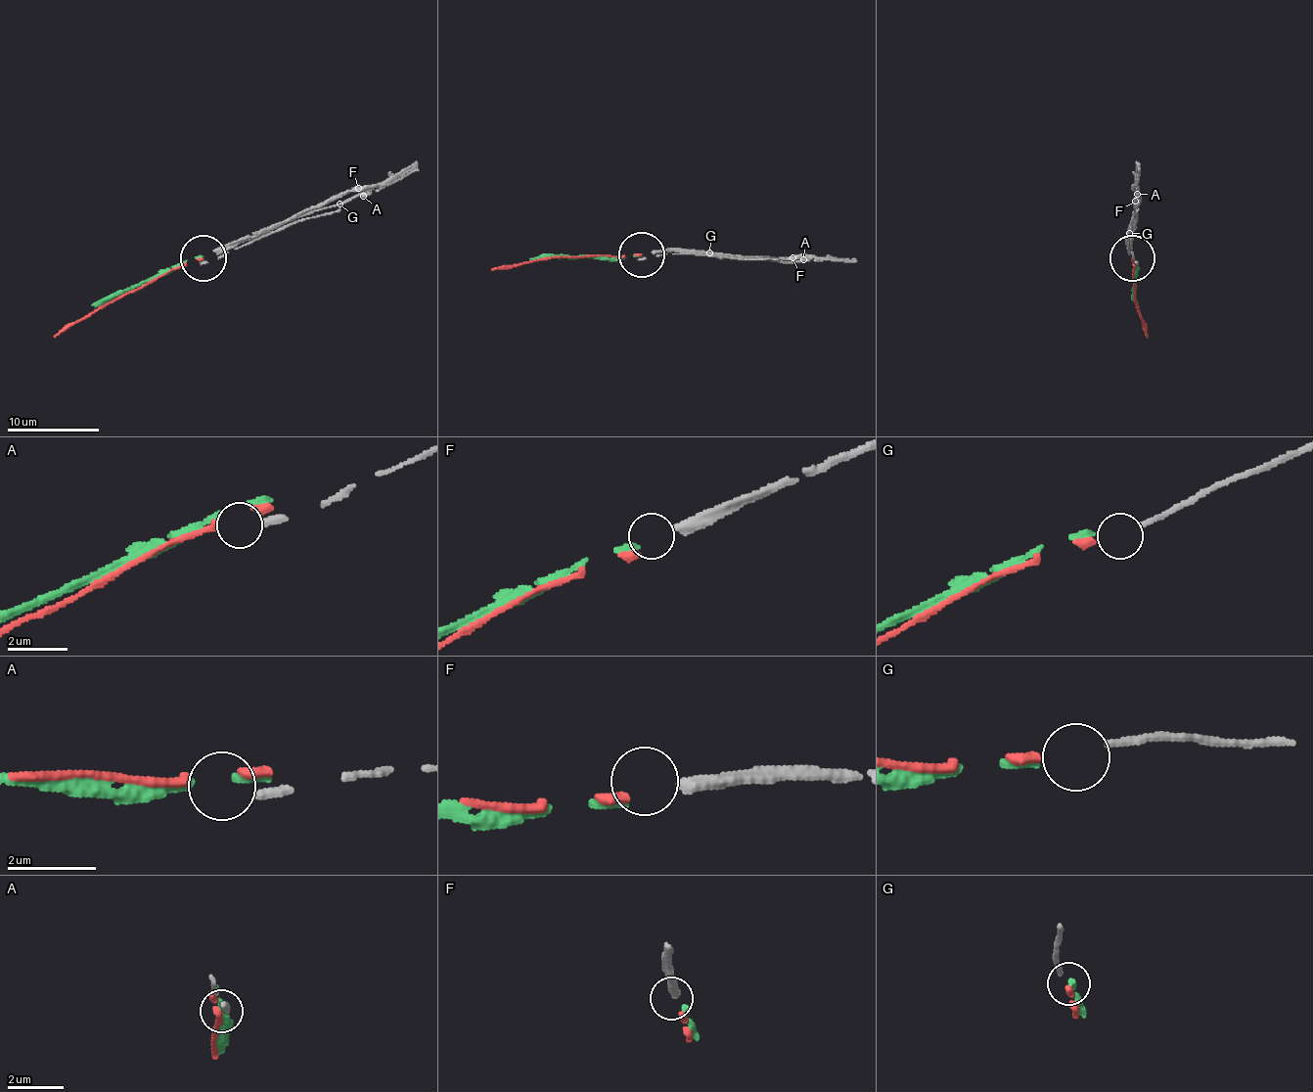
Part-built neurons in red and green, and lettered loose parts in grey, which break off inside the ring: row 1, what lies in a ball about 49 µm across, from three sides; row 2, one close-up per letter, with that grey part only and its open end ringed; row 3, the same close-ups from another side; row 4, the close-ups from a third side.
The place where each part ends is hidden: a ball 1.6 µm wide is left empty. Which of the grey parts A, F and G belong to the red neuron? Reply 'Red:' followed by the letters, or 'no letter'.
Red: G

